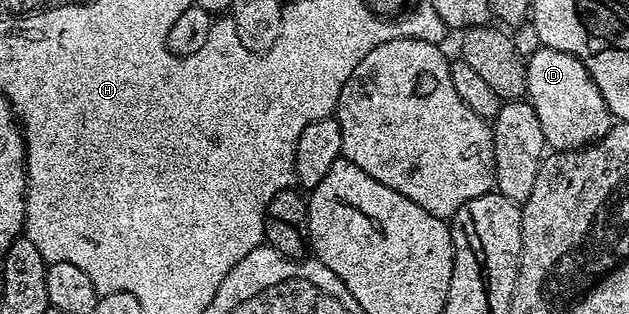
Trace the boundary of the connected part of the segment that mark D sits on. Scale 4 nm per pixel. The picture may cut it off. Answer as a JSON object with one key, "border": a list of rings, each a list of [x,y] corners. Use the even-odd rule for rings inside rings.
{"border":[[[539,46],[537,50],[526,59],[526,95],[532,109],[536,109],[536,117],[540,117],[540,129],[544,129],[547,148],[554,151],[580,151],[592,143],[597,143],[610,131],[612,116],[588,69],[567,51],[544,46]]]}

